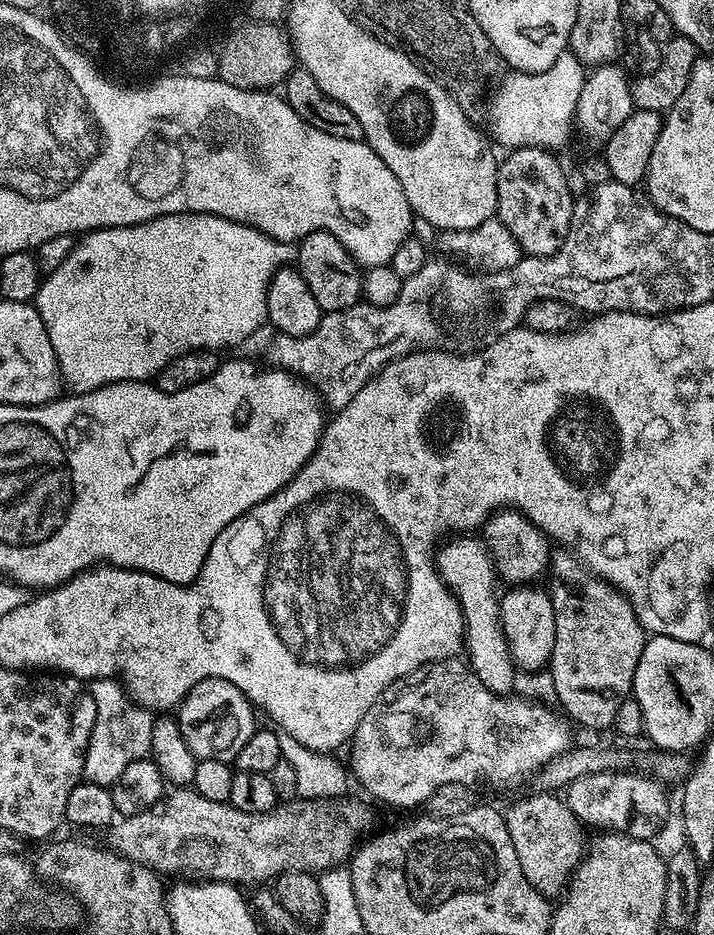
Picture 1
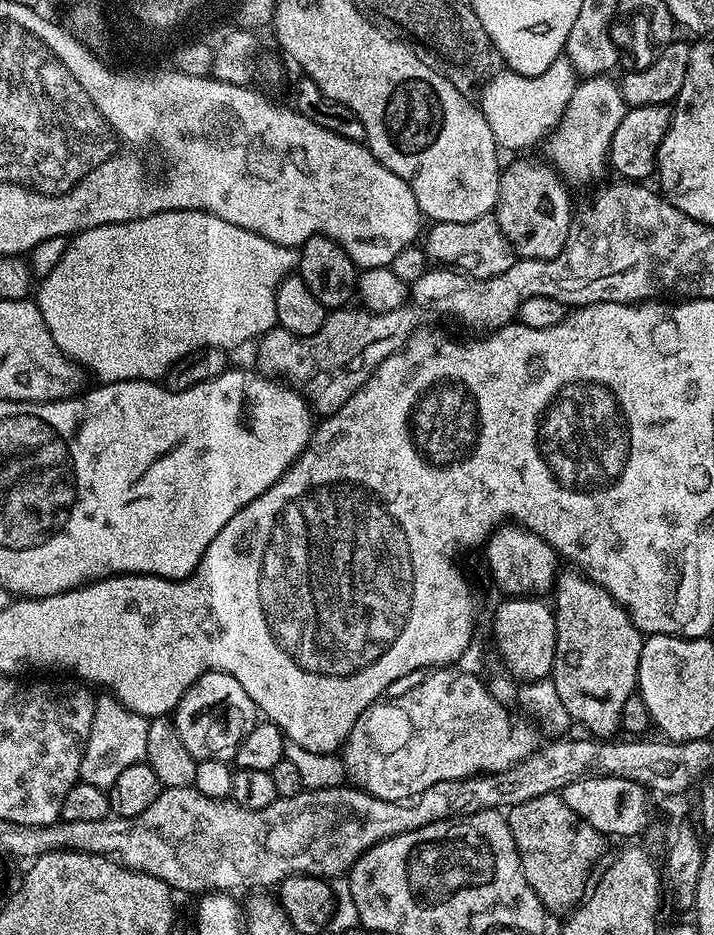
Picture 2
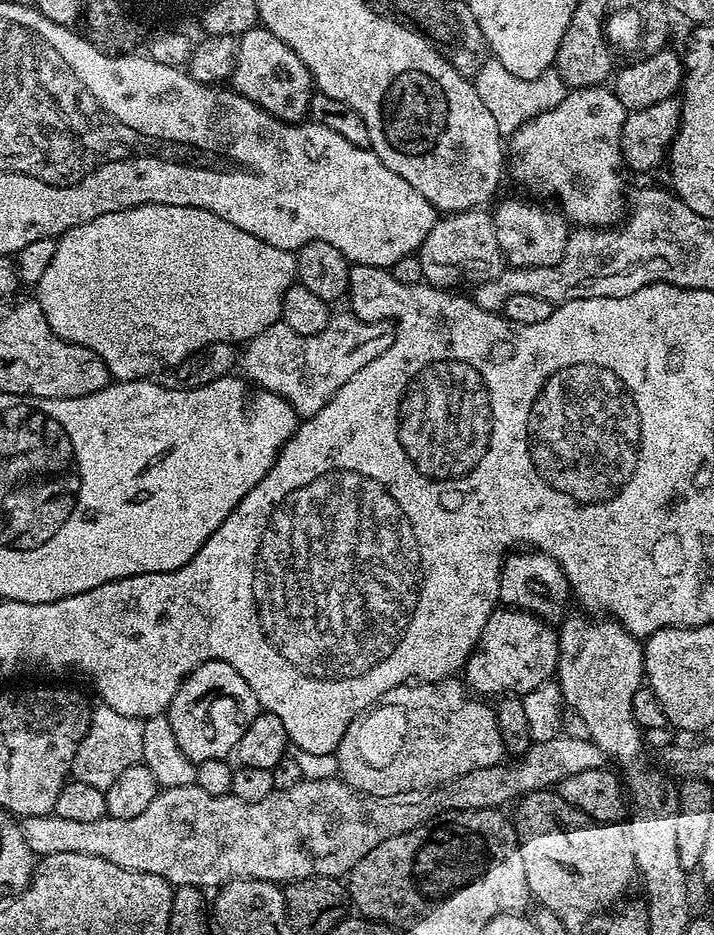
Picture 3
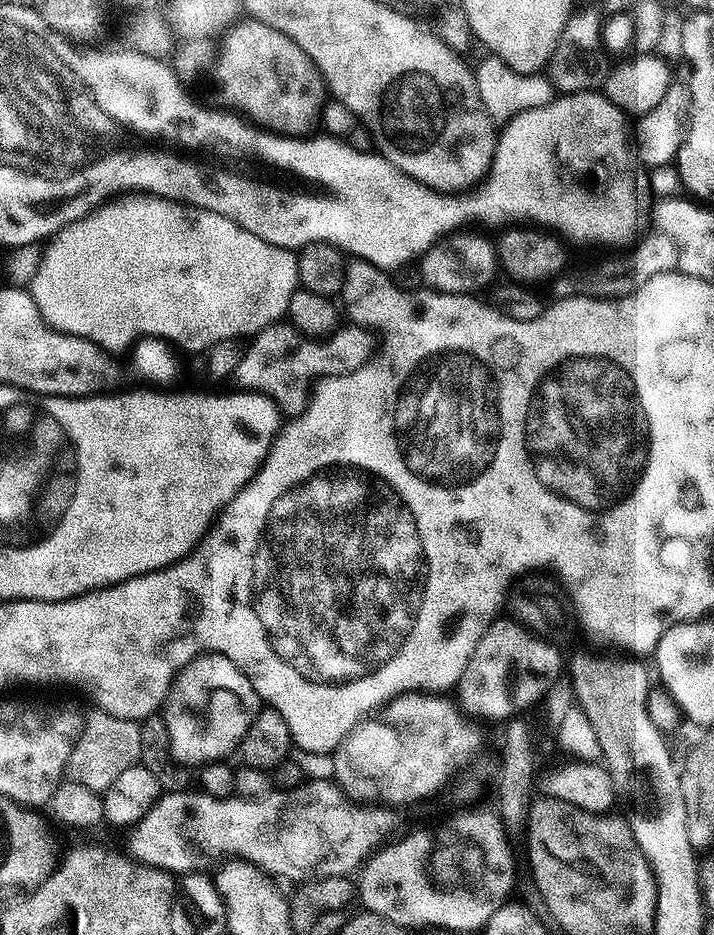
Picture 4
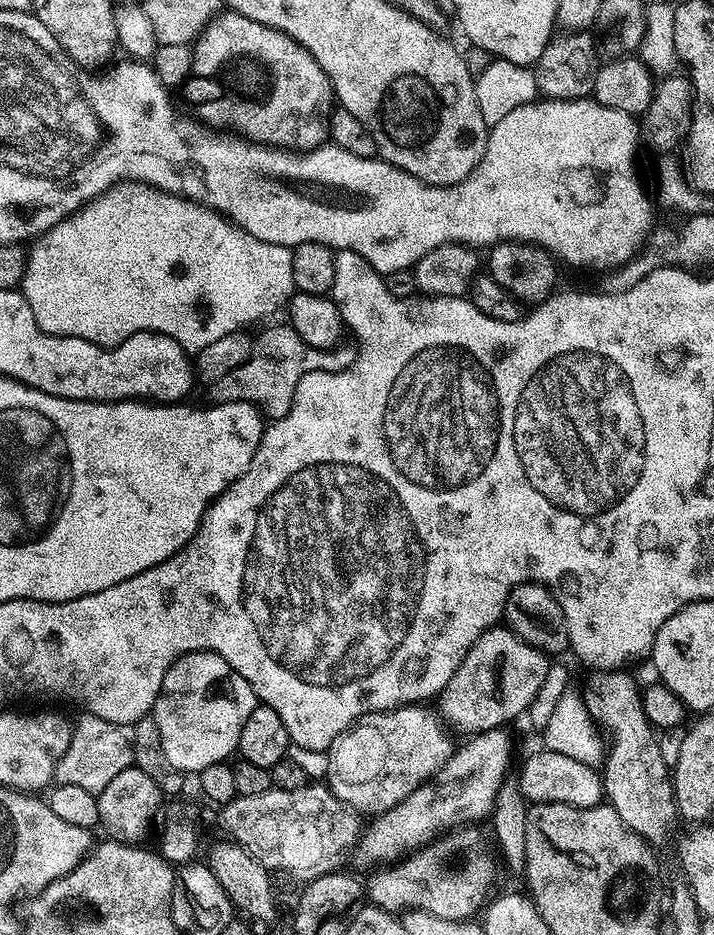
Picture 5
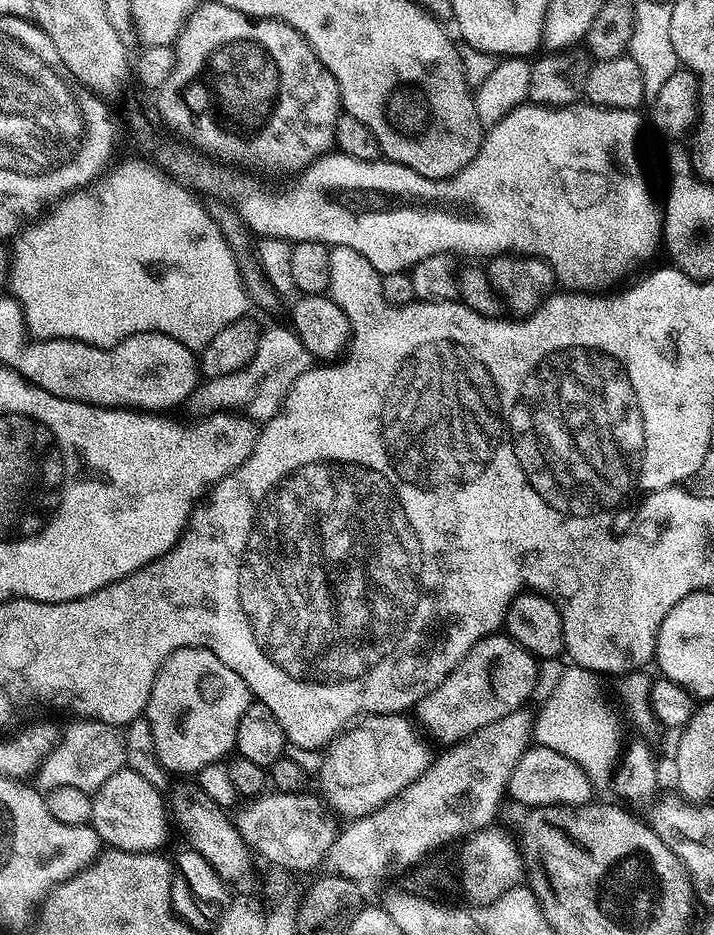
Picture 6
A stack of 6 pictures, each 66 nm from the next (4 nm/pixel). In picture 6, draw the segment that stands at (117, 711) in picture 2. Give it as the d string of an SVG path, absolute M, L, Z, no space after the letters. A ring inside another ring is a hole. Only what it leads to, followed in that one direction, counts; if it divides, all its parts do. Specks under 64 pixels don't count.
M77 719L76 724L66 727L60 733L60 740L50 750L50 754L34 773L35 787L40 790L51 790L60 786L74 786L75 789L95 794L110 778L110 774L125 767L124 737L121 729L115 724L104 724L101 720Z

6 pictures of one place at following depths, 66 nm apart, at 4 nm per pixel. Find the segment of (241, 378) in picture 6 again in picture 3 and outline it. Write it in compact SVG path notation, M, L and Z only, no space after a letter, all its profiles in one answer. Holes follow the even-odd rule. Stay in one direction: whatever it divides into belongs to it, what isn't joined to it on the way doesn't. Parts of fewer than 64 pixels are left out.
M348 310L343 311L340 313L337 311L333 315L332 321L326 326L326 330L322 330L322 334L313 336L298 334L294 330L290 330L290 326L286 326L283 322L266 326L266 330L262 330L262 334L247 341L245 348L248 349L242 352L242 368L244 364L245 372L243 375L255 387L264 388L267 392L281 396L294 409L297 417L313 416L318 410L322 410L322 406L331 400L334 393L343 384L350 382L350 378L354 378L354 374L358 374L358 370L362 370L362 366L370 366L370 362L374 362L374 358L386 354L386 350L392 345L392 336L388 334L384 336L385 325L383 323L373 322L362 316L353 316Z

